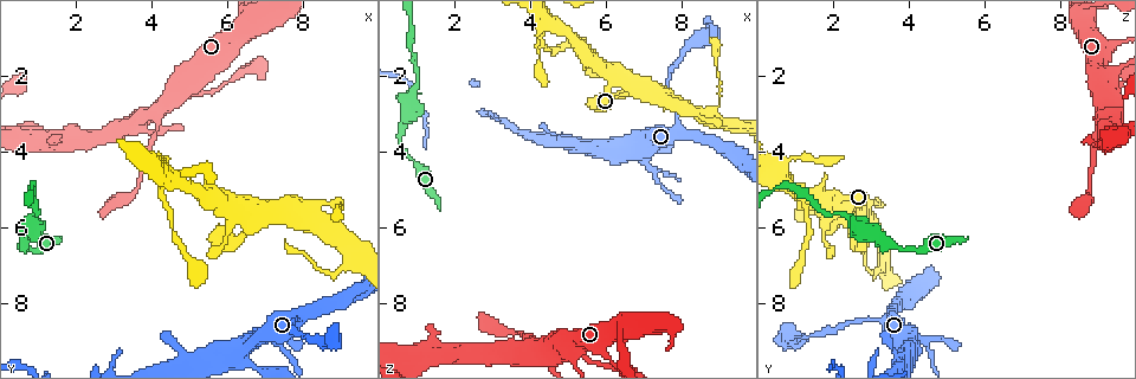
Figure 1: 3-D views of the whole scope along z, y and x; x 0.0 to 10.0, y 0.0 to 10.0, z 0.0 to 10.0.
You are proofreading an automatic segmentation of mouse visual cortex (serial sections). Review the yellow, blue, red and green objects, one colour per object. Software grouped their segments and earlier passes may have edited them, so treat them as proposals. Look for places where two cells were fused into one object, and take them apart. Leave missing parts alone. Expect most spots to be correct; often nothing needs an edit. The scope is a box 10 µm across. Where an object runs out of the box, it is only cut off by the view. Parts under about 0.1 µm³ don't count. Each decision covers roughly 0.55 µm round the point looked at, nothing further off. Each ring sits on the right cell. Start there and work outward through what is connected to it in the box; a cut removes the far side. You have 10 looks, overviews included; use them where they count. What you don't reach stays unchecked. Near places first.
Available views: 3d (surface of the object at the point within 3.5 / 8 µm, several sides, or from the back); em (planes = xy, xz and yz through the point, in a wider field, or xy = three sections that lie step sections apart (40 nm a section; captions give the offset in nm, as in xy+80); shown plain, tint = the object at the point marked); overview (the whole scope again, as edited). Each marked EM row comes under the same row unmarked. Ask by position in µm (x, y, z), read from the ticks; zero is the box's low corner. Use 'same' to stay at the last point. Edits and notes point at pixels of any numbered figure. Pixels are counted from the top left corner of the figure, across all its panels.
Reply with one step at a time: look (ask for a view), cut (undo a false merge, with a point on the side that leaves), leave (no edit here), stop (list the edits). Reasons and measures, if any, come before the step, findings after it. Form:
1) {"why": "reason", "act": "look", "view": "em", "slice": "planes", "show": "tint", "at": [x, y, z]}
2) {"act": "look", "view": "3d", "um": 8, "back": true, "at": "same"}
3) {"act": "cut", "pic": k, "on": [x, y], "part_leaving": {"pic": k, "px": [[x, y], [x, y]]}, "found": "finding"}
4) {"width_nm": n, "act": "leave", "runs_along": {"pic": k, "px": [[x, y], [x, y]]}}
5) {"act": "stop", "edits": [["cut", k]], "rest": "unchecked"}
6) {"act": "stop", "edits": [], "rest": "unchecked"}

{"why": "a narrow waist", "act": "look", "view": "3d", "um": 3.5, "at": [0.60, 6.55, 3.90]}

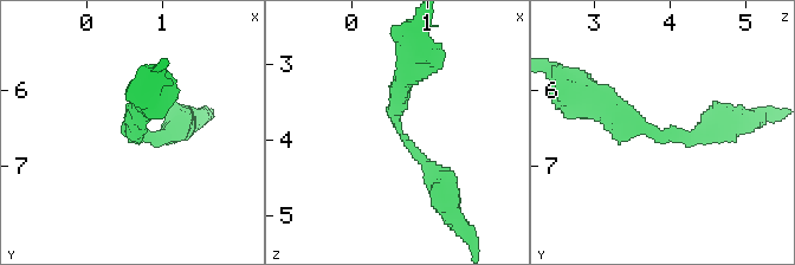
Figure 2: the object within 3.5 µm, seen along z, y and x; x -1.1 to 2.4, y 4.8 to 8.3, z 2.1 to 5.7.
{"act": "look", "view": "em", "slice": "xy", "step": 2, "show": "tint", "at": [0.65, 6.55, 3.85]}

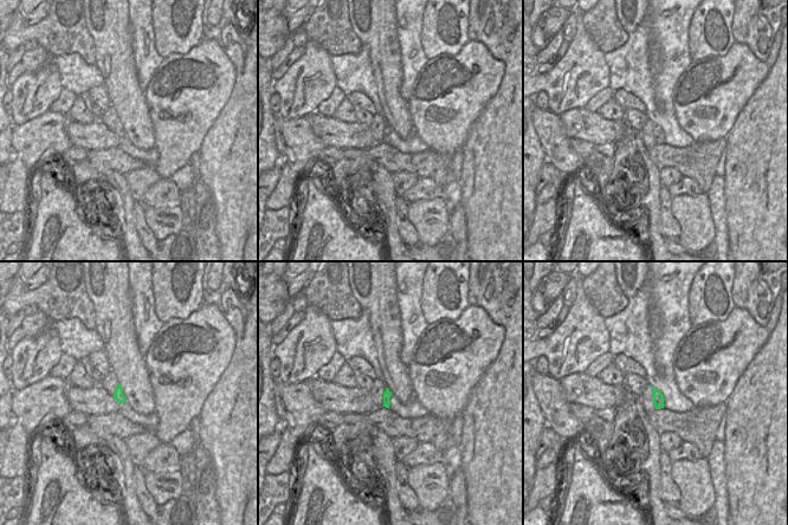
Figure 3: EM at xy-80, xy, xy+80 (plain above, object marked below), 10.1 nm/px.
{"act": "leave", "runs_along": {"pic": 2, "px": [[444, 187], [393, 120], [412, 69]]}, "found": "all the same cell"}

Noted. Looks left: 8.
{"why": "calibre changes", "act": "look", "view": "3d", "um": 3.5, "at": [7.35, 9.10, 4.55]}

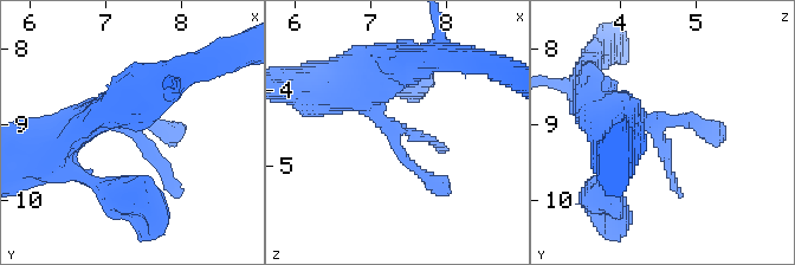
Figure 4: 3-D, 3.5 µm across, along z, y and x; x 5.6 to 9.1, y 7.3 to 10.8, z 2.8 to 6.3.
{"act": "look", "view": "em", "slice": "planes", "show": "tint", "at": [7.35, 9.10, 4.50]}

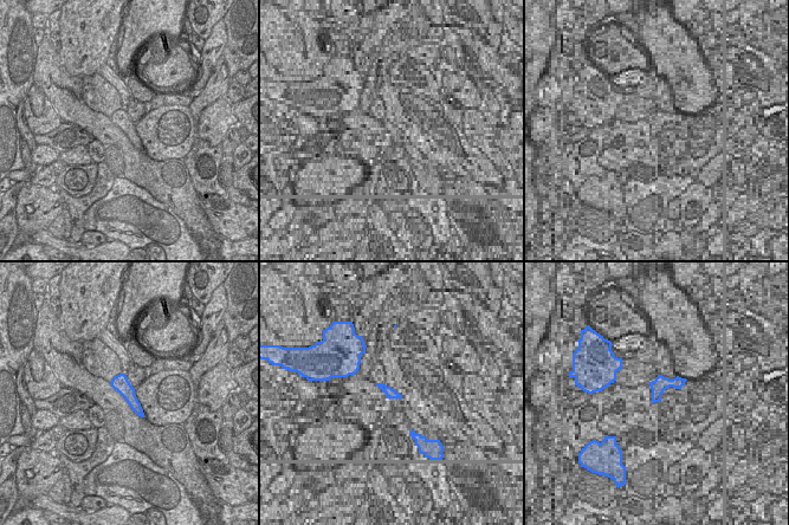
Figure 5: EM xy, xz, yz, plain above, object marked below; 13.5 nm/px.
{"act": "look", "view": "em", "slice": "xy", "step": 3, "show": "tint", "at": "same"}

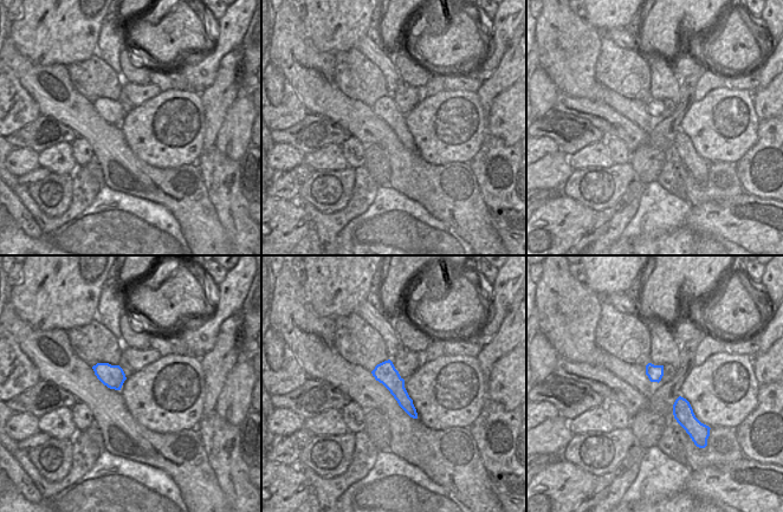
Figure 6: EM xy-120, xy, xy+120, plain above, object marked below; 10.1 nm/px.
{"act": "leave", "runs_along": {"pic": 4, "px": [[609, 110], [658, 121], [679, 193]]}, "found": "continuous, no second cell"}

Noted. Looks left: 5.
{"why": "abrupt turn", "act": "look", "view": "3d", "um": 8, "at": [6.40, 6.15, 2.50]}

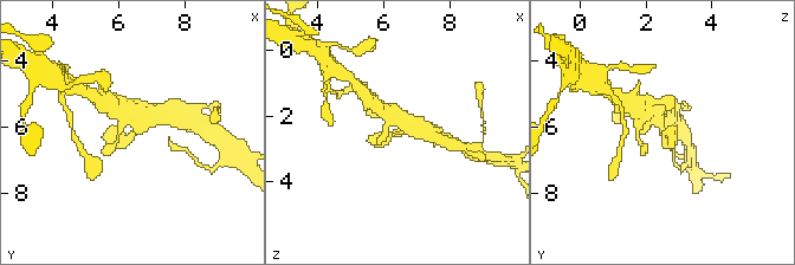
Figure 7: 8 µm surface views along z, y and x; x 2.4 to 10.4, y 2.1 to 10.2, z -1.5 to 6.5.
{"act": "look", "view": "em", "slice": "planes", "show": "tint", "at": "same"}

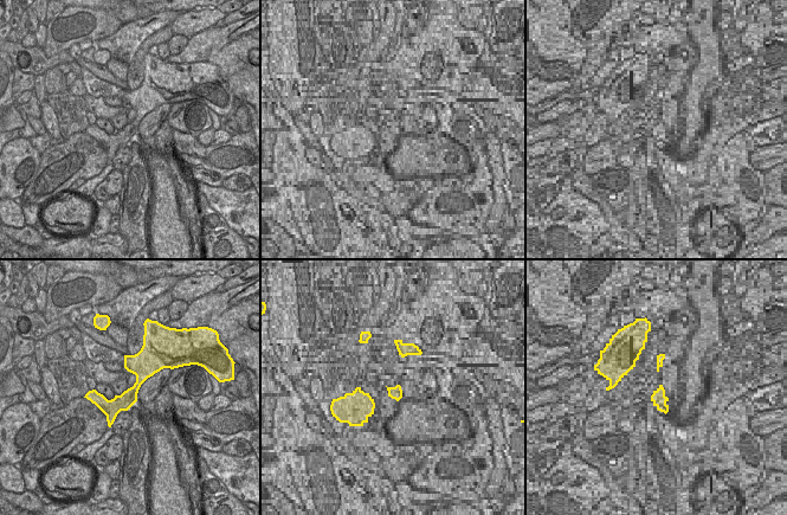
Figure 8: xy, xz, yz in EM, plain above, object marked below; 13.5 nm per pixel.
{"act": "leave", "found": "continuous, no second cell"}

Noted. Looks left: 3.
{"why": "thick turns thin", "act": "look", "view": "3d", "um": 3.5, "back": true, "at": [9.35, 6.75, 3.35]}

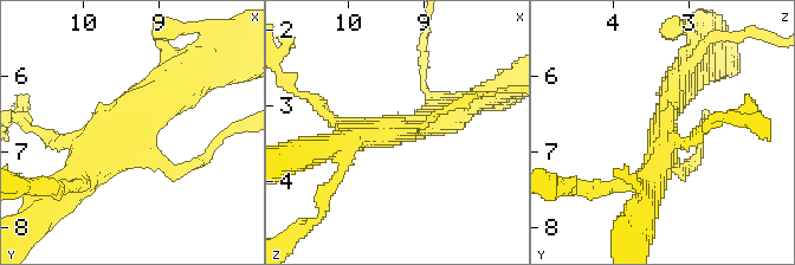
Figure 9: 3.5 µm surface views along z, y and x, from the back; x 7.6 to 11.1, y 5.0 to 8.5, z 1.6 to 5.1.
{"act": "look", "view": "em", "slice": "xy", "step": 3, "show": "tint", "at": [9.35, 6.75, 3.35]}

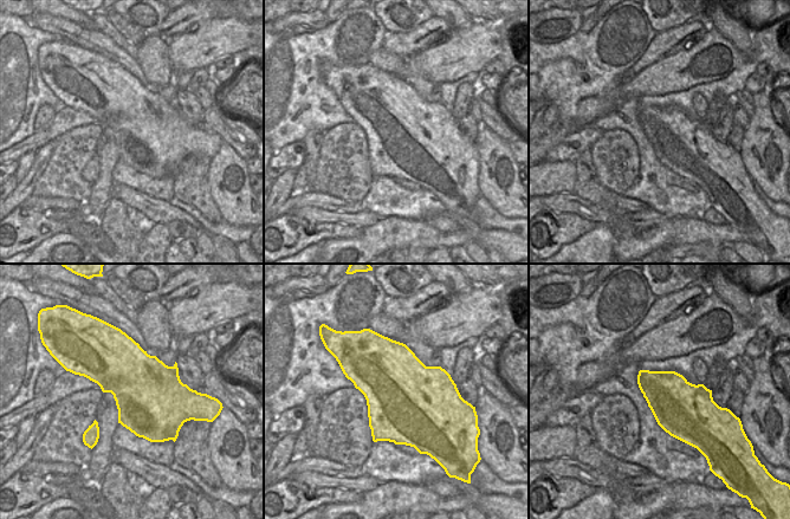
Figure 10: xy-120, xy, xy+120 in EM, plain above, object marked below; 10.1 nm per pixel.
{"act": "leave", "runs_along": {"pic": 9, "px": [[192, 77], [85, 182]]}, "found": "one cell here"}

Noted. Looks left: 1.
{"act": "stop", "edits": [], "rest": "unchecked"}

